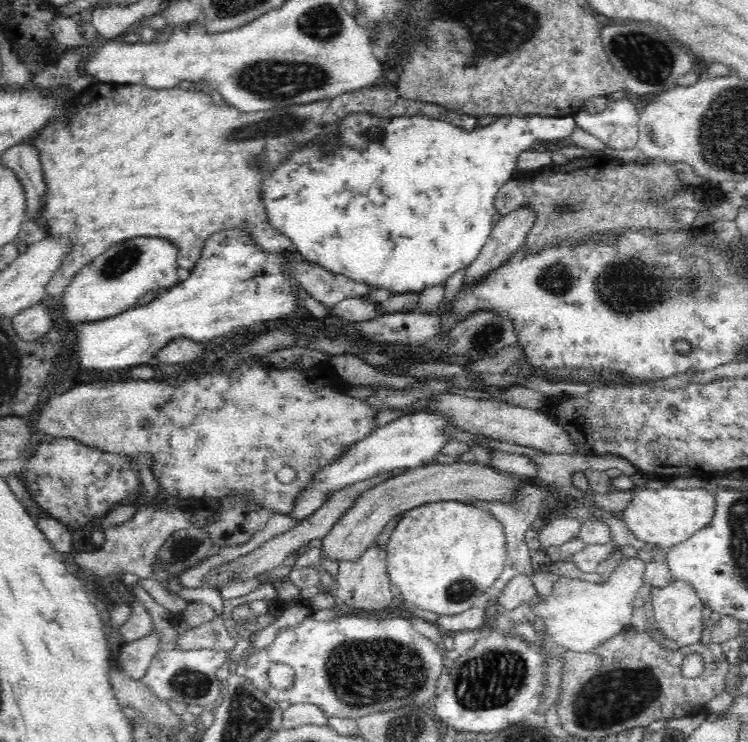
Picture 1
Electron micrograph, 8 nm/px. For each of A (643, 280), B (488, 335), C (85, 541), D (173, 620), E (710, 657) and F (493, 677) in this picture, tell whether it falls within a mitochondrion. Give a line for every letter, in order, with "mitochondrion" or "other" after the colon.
A: mitochondrion
B: mitochondrion
C: other
D: other
E: other
F: mitochondrion

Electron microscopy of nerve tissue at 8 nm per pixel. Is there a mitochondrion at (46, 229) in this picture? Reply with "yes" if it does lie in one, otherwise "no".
no

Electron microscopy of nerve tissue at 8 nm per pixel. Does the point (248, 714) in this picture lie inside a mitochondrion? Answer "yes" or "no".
yes

